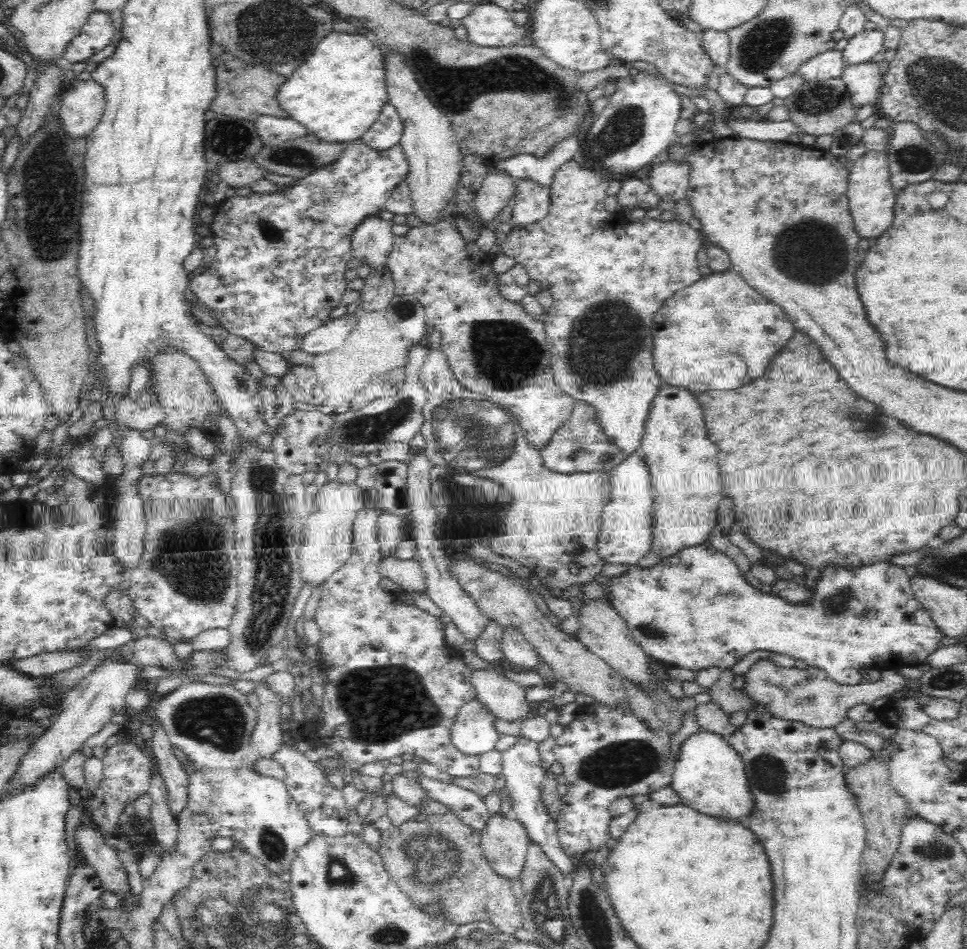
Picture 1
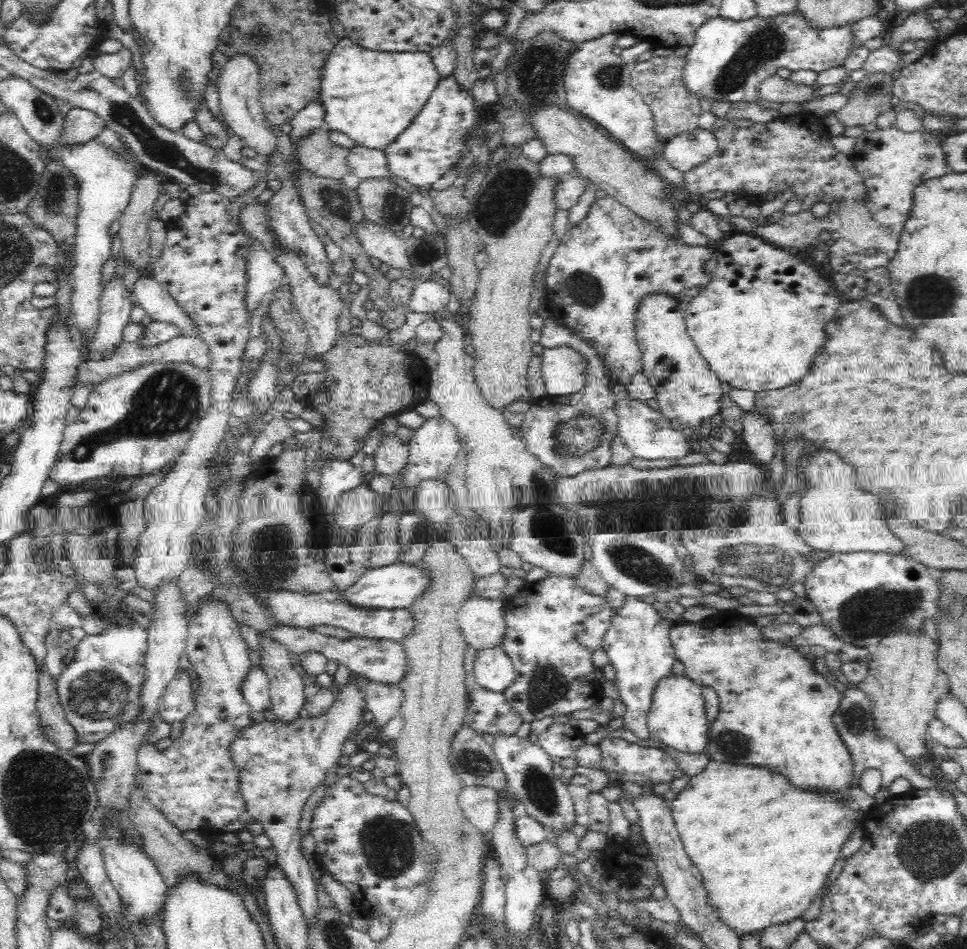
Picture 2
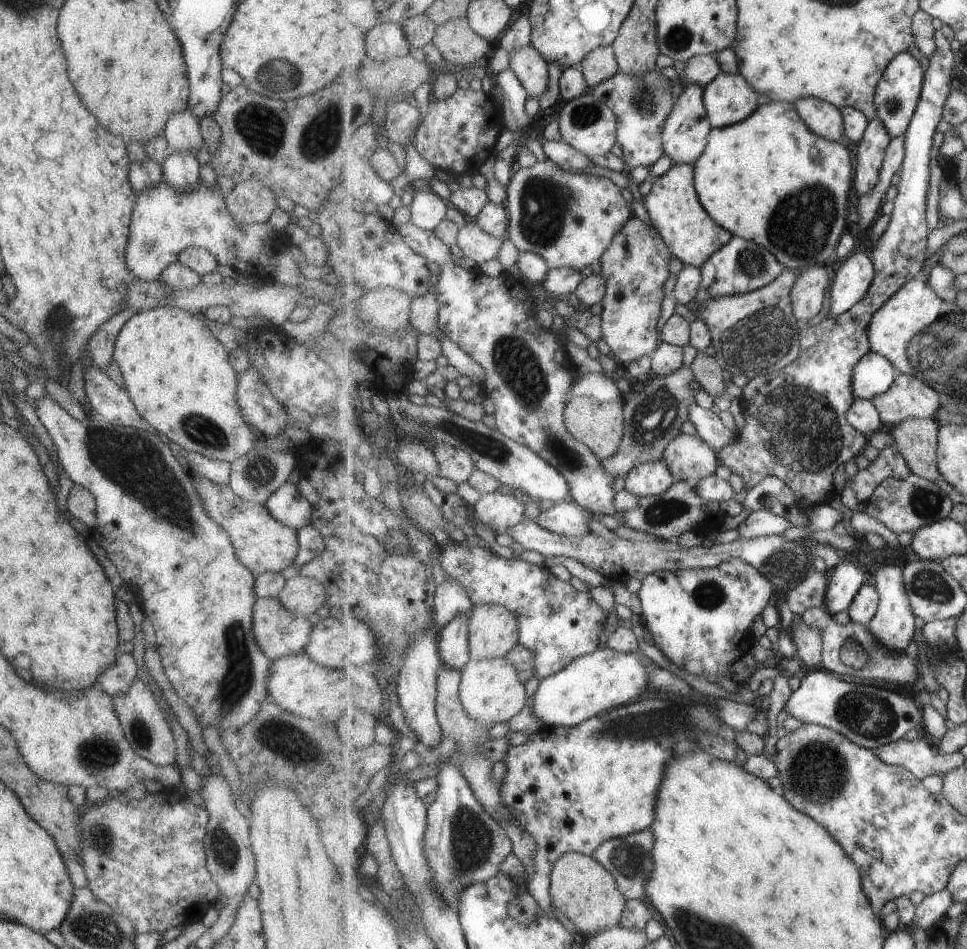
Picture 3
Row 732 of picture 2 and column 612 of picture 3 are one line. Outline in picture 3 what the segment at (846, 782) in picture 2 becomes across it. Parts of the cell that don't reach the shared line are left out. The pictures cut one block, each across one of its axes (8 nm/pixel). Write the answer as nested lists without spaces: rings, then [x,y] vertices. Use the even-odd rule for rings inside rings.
[[[663,696],[650,699],[640,698],[638,700],[633,700],[630,704],[603,711],[602,713],[597,714],[597,716],[574,727],[557,727],[553,729],[551,727],[543,726],[543,728],[534,732],[527,739],[527,742],[524,742],[522,745],[511,745],[509,747],[509,750],[502,761],[506,765],[506,773],[502,780],[500,791],[504,804],[514,815],[514,818],[518,819],[518,822],[520,823],[519,826],[531,835],[537,844],[536,853],[532,860],[535,864],[534,872],[528,882],[530,893],[538,900],[538,903],[543,909],[544,916],[547,916],[549,919],[558,920],[555,917],[556,912],[554,911],[554,904],[550,893],[550,882],[552,868],[555,861],[558,861],[559,857],[562,857],[562,854],[571,851],[593,857],[595,851],[603,844],[603,842],[609,841],[613,837],[626,837],[627,835],[641,832],[647,827],[652,826],[653,821],[655,820],[656,800],[658,799],[659,789],[662,785],[664,774],[666,773],[665,764],[668,765],[671,757],[675,756],[675,754],[682,755],[683,753],[690,753],[699,749],[696,740],[700,737],[700,734],[703,731],[709,731],[715,734],[717,733],[717,728],[723,723],[718,717],[720,711],[715,711],[714,707],[710,706],[710,702],[715,702],[717,698],[710,698],[707,696],[704,696],[704,698],[706,701],[691,702],[691,700],[685,700],[685,697],[681,697],[681,700],[679,700],[678,703],[675,702],[675,698],[669,698],[668,696],[666,698]]]

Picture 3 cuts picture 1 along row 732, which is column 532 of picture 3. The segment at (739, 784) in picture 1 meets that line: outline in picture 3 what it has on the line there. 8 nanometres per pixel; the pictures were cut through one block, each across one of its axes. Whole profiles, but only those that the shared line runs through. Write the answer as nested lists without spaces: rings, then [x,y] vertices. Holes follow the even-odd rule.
[[[609,646],[604,650],[599,648],[595,652],[577,657],[570,662],[569,666],[560,670],[557,674],[540,680],[538,689],[529,701],[529,704],[532,704],[533,714],[547,727],[555,729],[557,727],[574,727],[603,711],[630,704],[633,700],[640,699],[644,692],[650,688],[646,658],[640,651],[637,653],[622,653]]]

